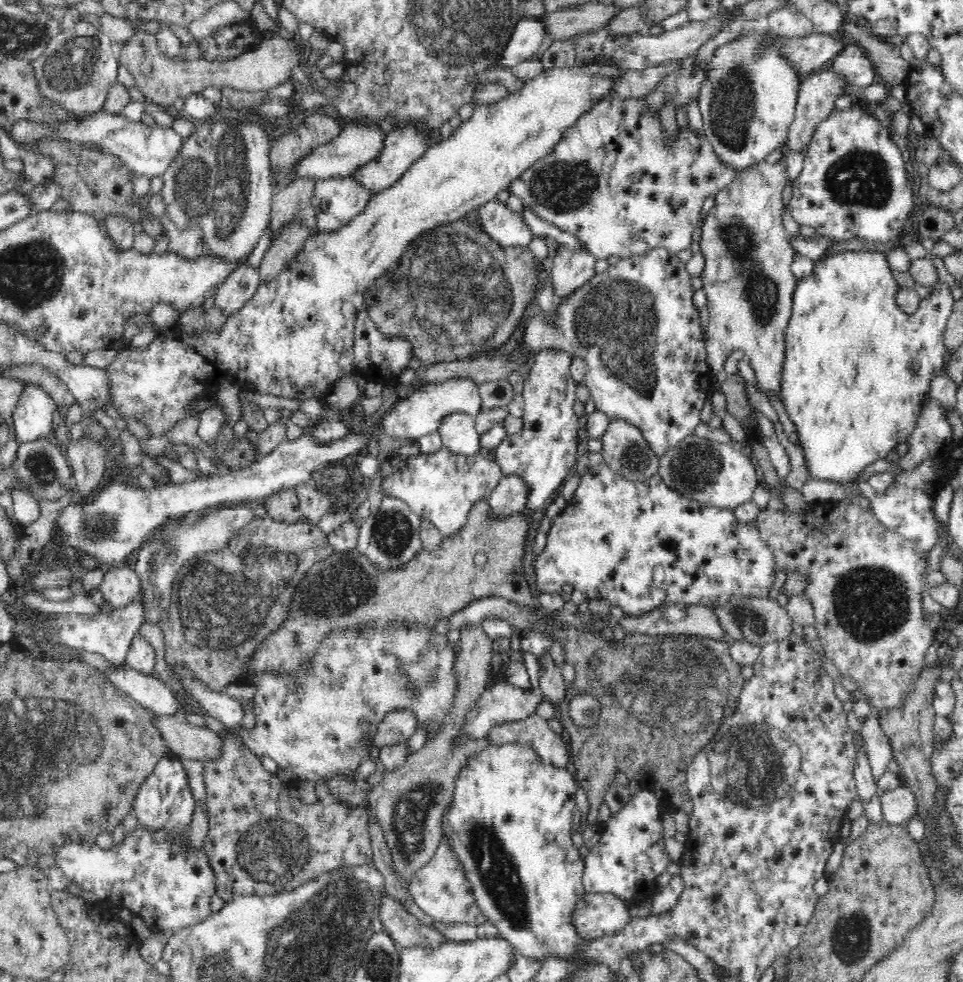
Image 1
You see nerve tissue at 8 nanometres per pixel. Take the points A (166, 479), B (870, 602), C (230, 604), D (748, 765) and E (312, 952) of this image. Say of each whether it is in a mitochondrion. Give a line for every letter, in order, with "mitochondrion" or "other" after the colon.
A: other
B: mitochondrion
C: mitochondrion
D: mitochondrion
E: mitochondrion

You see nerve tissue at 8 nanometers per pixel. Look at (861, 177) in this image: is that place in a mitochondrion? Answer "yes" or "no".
yes

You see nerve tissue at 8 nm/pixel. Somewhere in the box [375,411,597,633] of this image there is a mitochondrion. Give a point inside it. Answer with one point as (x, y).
(389, 624)

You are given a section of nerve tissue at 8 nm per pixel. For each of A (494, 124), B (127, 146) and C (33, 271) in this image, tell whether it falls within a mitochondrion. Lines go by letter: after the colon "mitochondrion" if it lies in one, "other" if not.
A: other
B: other
C: mitochondrion

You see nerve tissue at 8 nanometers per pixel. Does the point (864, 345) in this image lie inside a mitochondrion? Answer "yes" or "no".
yes

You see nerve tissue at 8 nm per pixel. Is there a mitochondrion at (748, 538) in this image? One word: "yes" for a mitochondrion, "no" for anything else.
no

